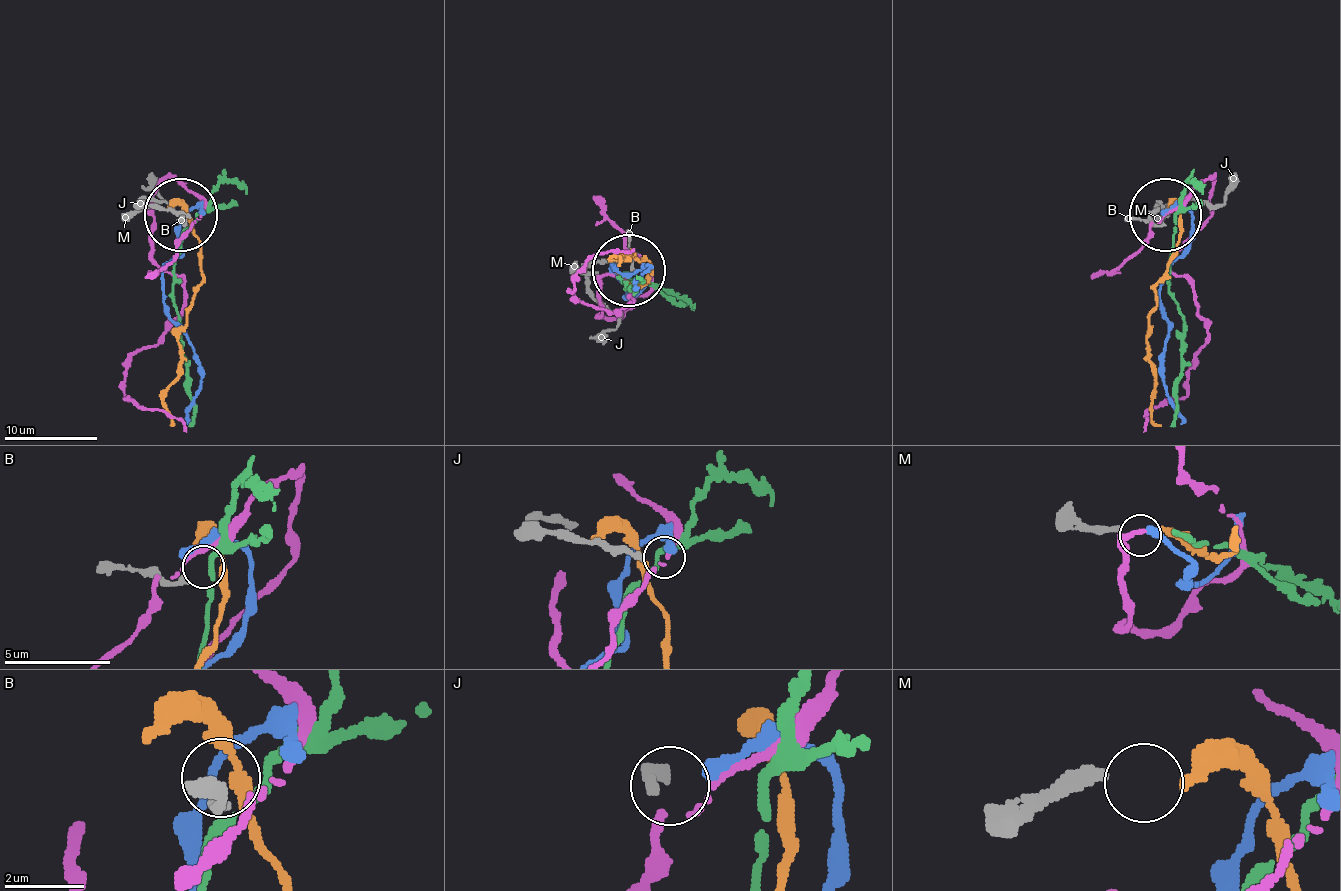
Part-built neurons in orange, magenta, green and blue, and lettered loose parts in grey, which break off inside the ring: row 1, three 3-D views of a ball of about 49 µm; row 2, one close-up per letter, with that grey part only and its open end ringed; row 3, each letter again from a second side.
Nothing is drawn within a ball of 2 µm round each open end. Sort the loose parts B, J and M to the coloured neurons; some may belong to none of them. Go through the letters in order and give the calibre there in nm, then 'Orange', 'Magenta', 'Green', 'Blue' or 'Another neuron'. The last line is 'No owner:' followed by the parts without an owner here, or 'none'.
B: Thickness 300 nm. Another neuron
J: Thickness 240 nm. Blue
M: Thickness 320 nm. Orange
No owner: B

